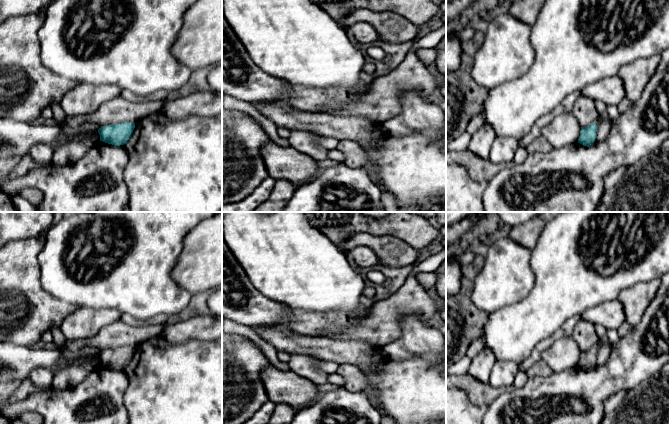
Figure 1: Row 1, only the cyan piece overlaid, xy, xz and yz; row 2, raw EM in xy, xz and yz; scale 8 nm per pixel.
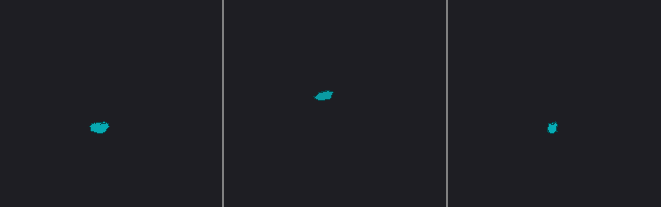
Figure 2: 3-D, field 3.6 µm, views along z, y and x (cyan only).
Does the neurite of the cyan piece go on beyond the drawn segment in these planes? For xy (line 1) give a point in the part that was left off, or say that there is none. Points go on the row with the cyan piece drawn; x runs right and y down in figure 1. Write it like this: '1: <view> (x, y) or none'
1: none

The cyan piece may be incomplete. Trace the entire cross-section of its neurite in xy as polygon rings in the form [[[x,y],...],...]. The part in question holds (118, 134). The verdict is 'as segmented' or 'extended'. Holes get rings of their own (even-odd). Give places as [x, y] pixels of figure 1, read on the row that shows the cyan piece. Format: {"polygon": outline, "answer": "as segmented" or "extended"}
{"polygon": [[[122,122],[101,126],[98,129],[100,141],[115,146],[124,145],[133,133],[135,123]]], "answer": "as segmented"}

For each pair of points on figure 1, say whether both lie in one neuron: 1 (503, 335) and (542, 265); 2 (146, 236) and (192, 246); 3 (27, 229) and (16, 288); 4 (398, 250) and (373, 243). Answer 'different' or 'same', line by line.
1: same
2: different
3: different
4: same

